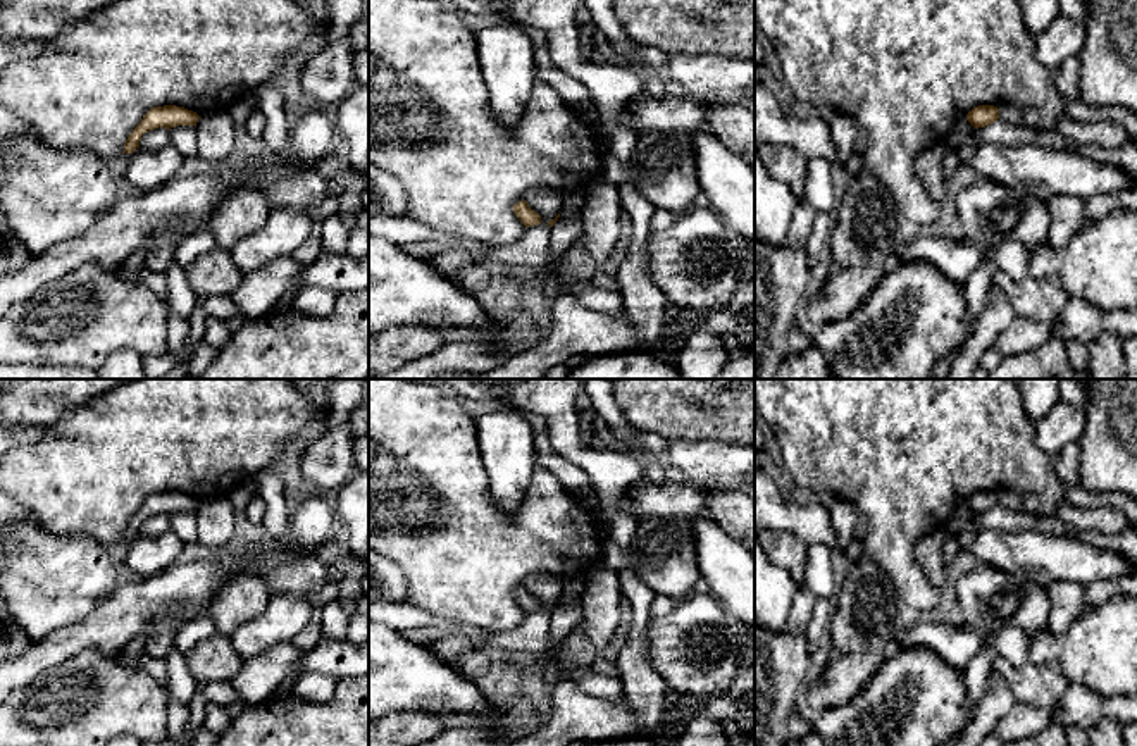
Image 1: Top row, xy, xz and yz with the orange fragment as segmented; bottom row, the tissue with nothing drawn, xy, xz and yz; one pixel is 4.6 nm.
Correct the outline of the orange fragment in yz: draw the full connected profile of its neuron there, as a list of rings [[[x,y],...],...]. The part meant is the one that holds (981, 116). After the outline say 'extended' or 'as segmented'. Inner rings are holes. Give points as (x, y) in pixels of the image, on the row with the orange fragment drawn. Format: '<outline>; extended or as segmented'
[[[979,105],[966,114],[966,121],[975,127],[985,127],[999,119],[999,109],[994,105]]]; as segmented

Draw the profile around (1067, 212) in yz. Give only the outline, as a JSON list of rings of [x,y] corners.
[[[1056,195],[1046,203],[1051,217],[1047,245],[1059,250],[1085,226],[1084,202],[1073,195]]]

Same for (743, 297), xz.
[[[755,258],[748,264],[741,264],[739,281],[732,293],[730,303],[722,310],[739,314],[749,307],[755,307]]]

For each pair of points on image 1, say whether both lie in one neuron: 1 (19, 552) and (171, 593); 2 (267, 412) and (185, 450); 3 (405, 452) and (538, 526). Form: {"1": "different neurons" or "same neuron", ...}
{"1": "different neurons", "2": "same neuron", "3": "same neuron"}

